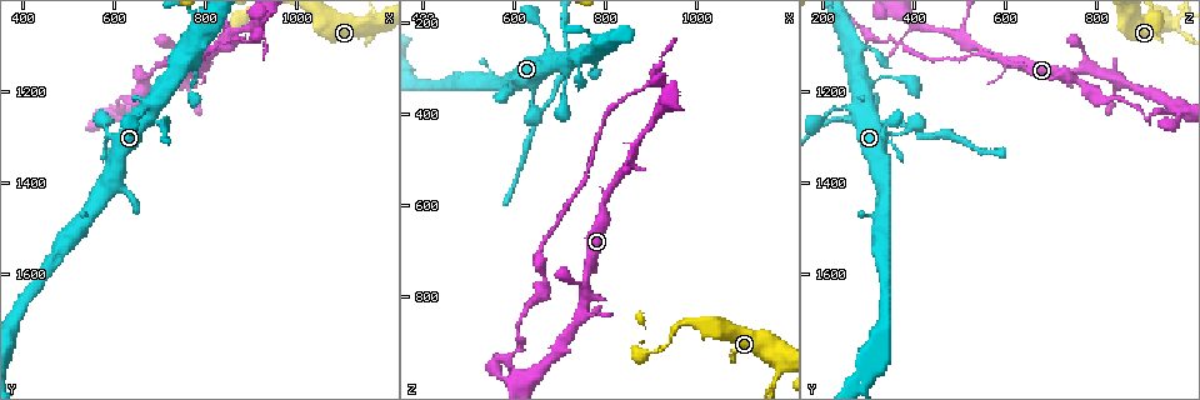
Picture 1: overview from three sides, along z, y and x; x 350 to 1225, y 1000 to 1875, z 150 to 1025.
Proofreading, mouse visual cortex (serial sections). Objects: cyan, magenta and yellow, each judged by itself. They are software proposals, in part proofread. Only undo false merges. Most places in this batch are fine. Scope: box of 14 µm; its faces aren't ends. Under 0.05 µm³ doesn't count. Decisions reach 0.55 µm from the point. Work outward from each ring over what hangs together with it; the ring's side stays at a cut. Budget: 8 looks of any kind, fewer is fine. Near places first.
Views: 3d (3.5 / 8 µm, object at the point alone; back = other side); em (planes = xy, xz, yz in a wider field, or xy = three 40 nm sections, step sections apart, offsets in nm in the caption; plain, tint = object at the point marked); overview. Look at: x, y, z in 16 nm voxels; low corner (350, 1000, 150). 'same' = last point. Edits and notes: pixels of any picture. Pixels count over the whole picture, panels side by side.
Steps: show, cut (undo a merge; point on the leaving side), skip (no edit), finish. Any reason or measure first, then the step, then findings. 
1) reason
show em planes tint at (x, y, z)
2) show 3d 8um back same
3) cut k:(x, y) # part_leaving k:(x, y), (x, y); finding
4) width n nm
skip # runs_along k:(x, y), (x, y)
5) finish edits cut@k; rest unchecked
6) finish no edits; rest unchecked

branch point
show 3d 3.5um back at (745, 1170, 845)

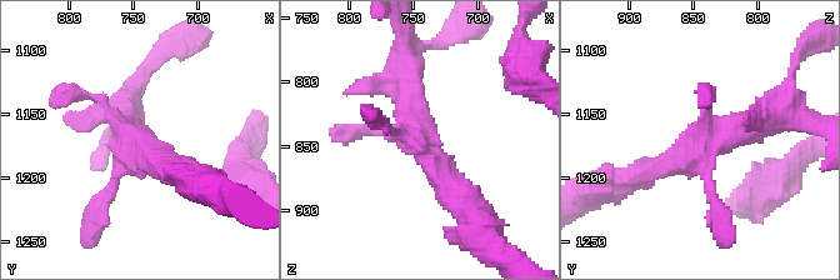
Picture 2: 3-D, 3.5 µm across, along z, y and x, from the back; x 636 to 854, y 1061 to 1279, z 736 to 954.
show em xy step 5 tint at (752, 1172, 840)

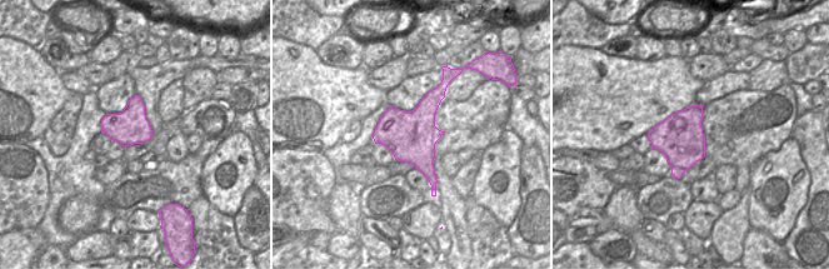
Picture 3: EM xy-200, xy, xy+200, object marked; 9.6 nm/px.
width 480 nm
skip # runs_along 2:(778, 116), (749, 120), (644, 174); continuous, no second cell

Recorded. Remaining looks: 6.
abrupt turn
show 3d 3.5um back at (1050, 1060, 860)

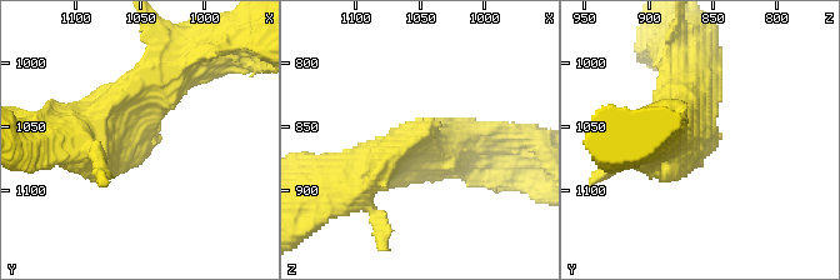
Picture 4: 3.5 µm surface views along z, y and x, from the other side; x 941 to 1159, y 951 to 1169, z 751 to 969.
arm_widths 600, 600 nm; now the EM
show em xy step 1 tint at (1052, 1054, 858)

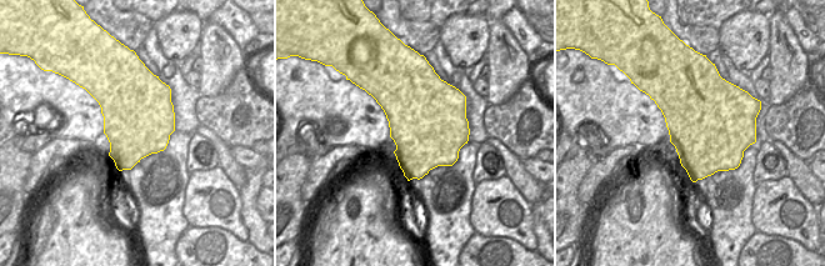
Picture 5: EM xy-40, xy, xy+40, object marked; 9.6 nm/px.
width 750 nm
skip # runs_along 4:(354, 180), (404, 141), (419, 138); one cell here

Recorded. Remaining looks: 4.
abrupt turn
show 3d 8um at (850, 1090, 515)

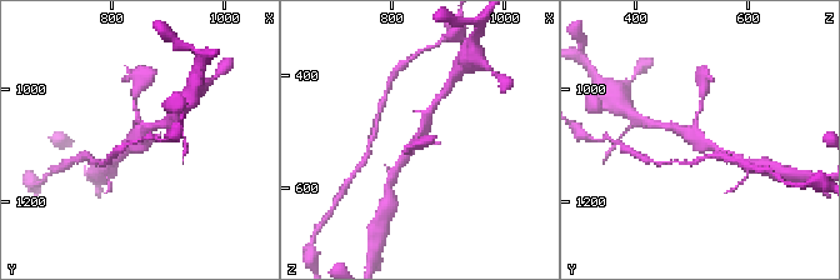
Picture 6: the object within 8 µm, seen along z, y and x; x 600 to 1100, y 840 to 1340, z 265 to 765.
show 3d 3.5um at (845, 1090, 510)

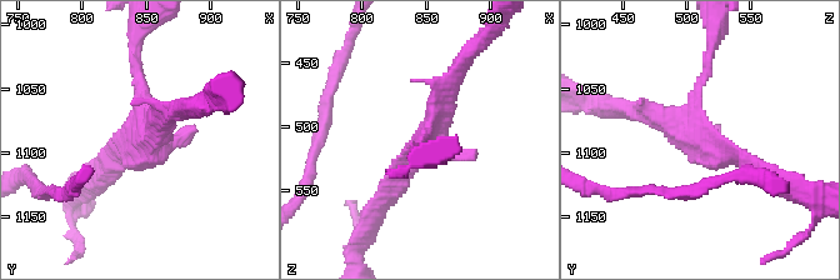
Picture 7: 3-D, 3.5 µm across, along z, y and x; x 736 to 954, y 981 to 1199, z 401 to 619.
need the tissue
show em xy step 1 tint at (846, 1088, 510)

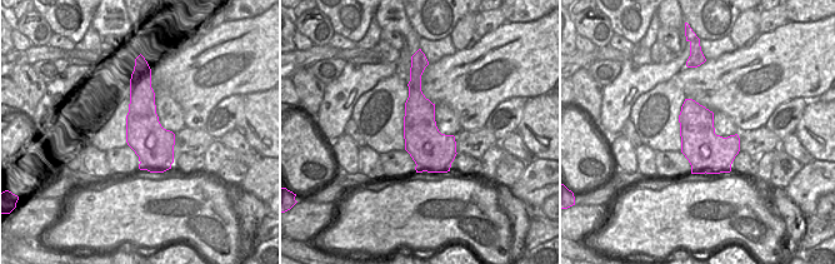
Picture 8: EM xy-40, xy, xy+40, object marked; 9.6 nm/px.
skip # runs_along 7:(383, 199), (436, 119), (453, 78); continuous, no second cell

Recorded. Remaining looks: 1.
finish no edits; rest unchecked

